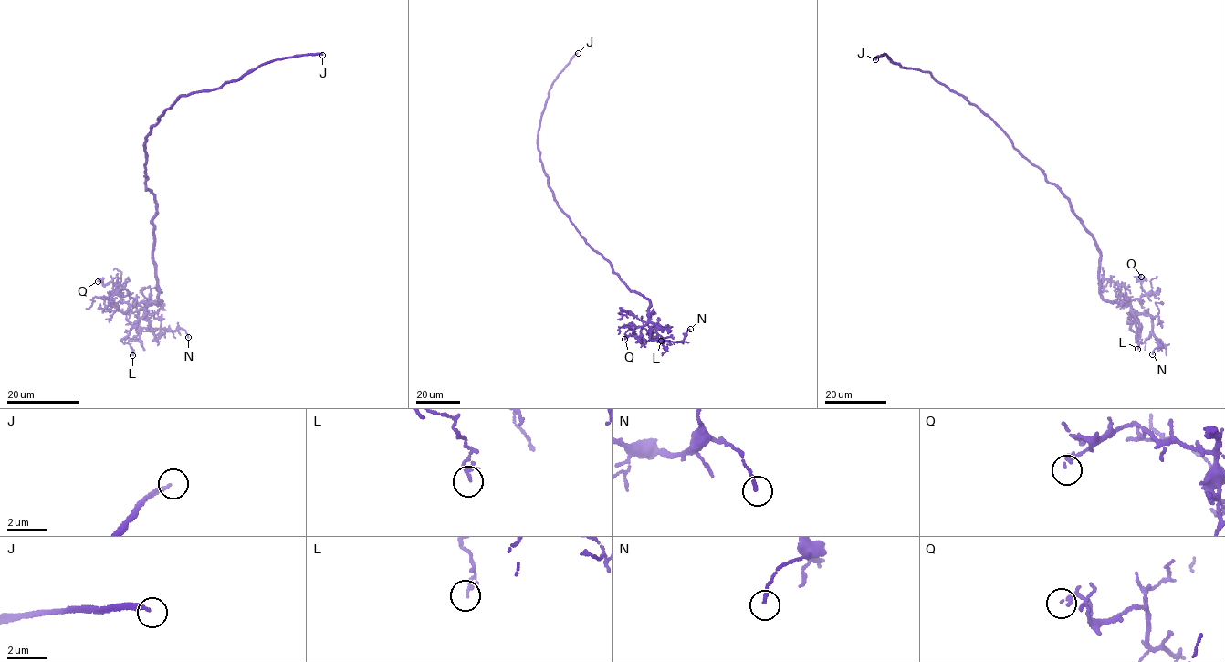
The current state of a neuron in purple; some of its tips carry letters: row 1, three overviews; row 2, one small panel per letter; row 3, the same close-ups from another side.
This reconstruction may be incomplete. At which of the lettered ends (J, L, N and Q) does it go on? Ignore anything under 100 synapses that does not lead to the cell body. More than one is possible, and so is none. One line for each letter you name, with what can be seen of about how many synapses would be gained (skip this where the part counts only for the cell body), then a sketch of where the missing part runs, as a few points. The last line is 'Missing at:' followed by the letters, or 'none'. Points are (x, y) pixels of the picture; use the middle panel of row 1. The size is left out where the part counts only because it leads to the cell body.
J: 180 synapses
Missing at: J

